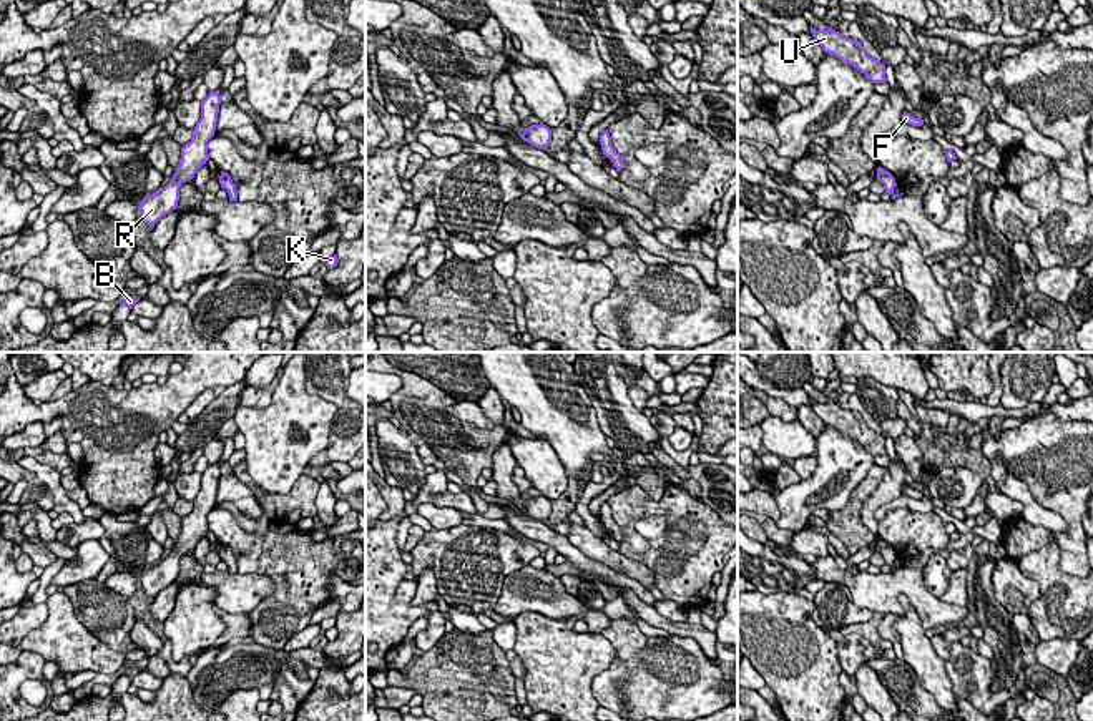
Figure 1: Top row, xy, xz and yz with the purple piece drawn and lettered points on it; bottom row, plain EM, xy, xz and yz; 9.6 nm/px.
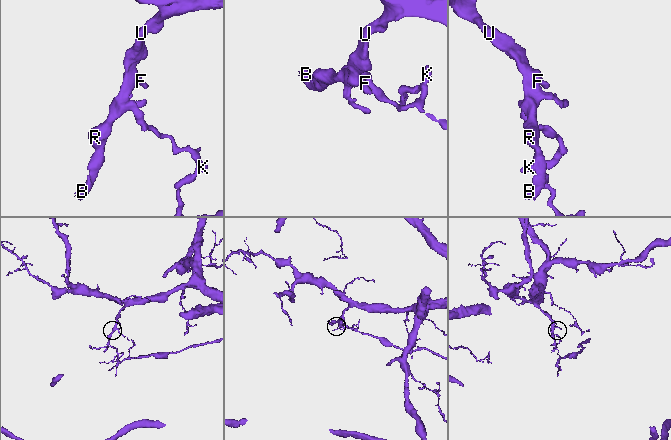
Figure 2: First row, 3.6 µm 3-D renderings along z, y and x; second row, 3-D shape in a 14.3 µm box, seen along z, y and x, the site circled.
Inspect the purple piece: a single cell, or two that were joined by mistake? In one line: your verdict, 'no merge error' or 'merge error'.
merge error

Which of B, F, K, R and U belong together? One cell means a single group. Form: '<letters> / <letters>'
B F R U / K

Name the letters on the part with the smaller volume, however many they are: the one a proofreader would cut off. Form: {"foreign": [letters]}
{"foreign": ["K"]}

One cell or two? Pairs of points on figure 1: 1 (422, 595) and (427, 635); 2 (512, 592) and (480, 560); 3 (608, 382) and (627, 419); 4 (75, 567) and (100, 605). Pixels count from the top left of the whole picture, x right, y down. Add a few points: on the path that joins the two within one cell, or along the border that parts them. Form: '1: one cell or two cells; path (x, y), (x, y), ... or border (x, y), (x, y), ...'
1: one cell; path (424, 605), (434, 612), (434, 625)
2: two cells; border (529, 564), (505, 578), (494, 605), (500, 617)
3: one cell; path (610, 391), (618, 411)
4: two cells; border (95, 578), (85, 578), (63, 587)

